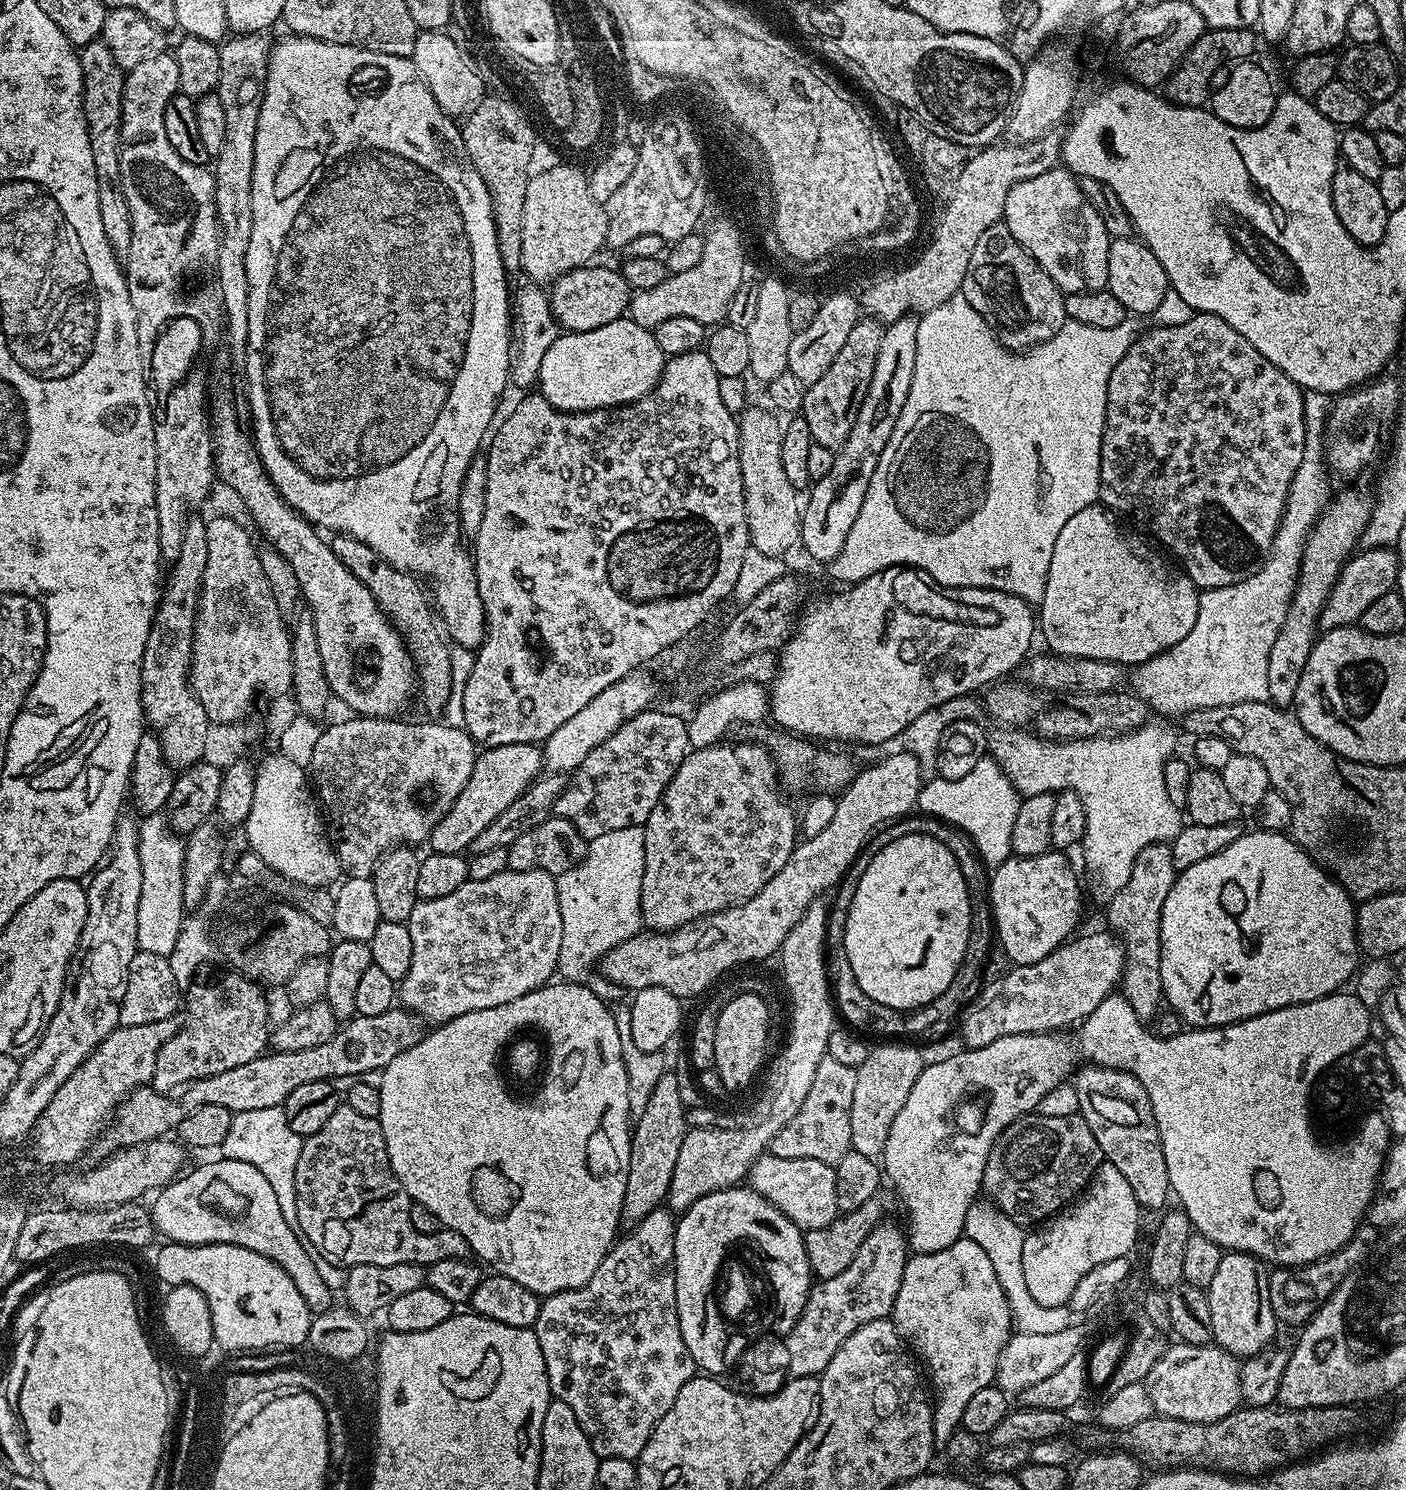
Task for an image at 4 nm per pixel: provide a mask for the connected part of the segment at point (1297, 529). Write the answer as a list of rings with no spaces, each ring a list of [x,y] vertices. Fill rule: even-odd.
[[[1304,392],[1304,426],[1307,429],[1304,438],[1304,457],[1302,464],[1298,466],[1298,474],[1294,474],[1294,482],[1288,491],[1288,501],[1264,565],[1253,576],[1246,577],[1242,582],[1234,582],[1234,586],[1203,589],[1198,602],[1198,618],[1194,622],[1194,627],[1190,629],[1190,634],[1186,634],[1182,642],[1170,646],[1164,652],[1159,652],[1145,664],[1137,664],[1131,669],[1131,691],[1139,700],[1144,700],[1149,709],[1155,713],[1158,711],[1164,716],[1180,718],[1185,712],[1202,710],[1210,706],[1230,706],[1234,702],[1268,700],[1266,665],[1270,662],[1270,646],[1274,646],[1274,638],[1278,638],[1278,630],[1282,630],[1282,621],[1286,618],[1286,610],[1292,601],[1308,532],[1315,526],[1316,520],[1330,499],[1330,491],[1328,492],[1330,476],[1326,471],[1322,451],[1324,421],[1328,418],[1329,407],[1330,400],[1325,393]]]

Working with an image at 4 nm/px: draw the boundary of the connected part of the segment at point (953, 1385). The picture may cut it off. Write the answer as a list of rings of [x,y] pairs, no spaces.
[[[961,1238],[946,1250],[938,1250],[934,1254],[917,1252],[909,1255],[890,1319],[904,1343],[922,1364],[924,1359],[923,1367],[932,1371],[932,1384],[936,1387],[932,1406],[934,1438],[937,1445],[944,1446],[961,1427],[960,1419],[966,1410],[966,1402],[970,1402],[978,1390],[989,1387],[995,1381],[1000,1351],[1014,1334],[1012,1311],[986,1250],[982,1250],[978,1242]]]

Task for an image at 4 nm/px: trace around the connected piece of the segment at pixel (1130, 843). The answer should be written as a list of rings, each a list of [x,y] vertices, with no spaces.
[[[1149,722],[1140,728],[1135,728],[1132,732],[1121,732],[1119,734],[1109,734],[1107,736],[1091,736],[1085,740],[1046,740],[1042,736],[1037,736],[1032,730],[996,730],[1000,732],[992,732],[988,737],[988,751],[992,759],[995,760],[1008,776],[1010,782],[1016,788],[1021,797],[1033,796],[1034,794],[1046,794],[1051,792],[1074,792],[1078,794],[1078,798],[1082,798],[1082,806],[1086,810],[1086,830],[1082,841],[1082,849],[1084,848],[1084,860],[1088,863],[1088,868],[1092,871],[1092,876],[1096,879],[1096,892],[1103,898],[1110,898],[1118,890],[1122,890],[1122,886],[1126,886],[1126,882],[1130,878],[1130,874],[1134,870],[1134,858],[1138,858],[1138,854],[1142,854],[1142,850],[1146,850],[1146,846],[1151,844],[1168,844],[1172,839],[1184,829],[1186,823],[1185,813],[1178,806],[1174,806],[1174,802],[1170,802],[1170,798],[1166,791],[1166,776],[1164,774],[1164,763],[1173,759],[1176,748],[1176,732],[1168,724],[1155,724]]]

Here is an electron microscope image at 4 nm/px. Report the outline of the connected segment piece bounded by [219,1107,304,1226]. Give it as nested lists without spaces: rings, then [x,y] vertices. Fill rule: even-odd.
[[[279,1107],[235,1113],[230,1134],[226,1134],[220,1143],[219,1151],[225,1157],[258,1166],[278,1197],[278,1206],[282,1206],[282,1218],[295,1226],[298,1222],[298,1202],[294,1190],[294,1170],[298,1166],[298,1154],[302,1154],[303,1145],[304,1137],[292,1131],[283,1107]]]

